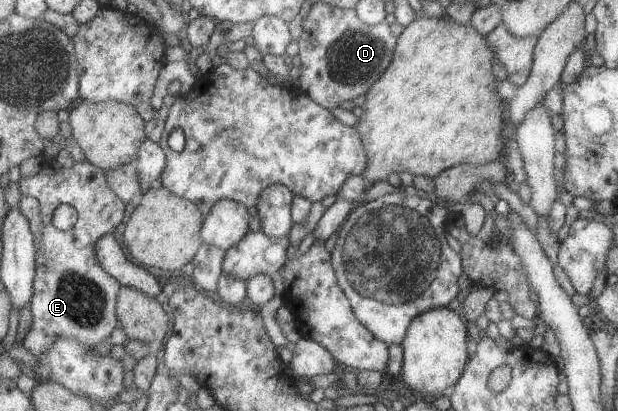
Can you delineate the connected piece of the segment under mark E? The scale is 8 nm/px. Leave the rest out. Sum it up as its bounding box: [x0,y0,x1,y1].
[18,159,126,357]

